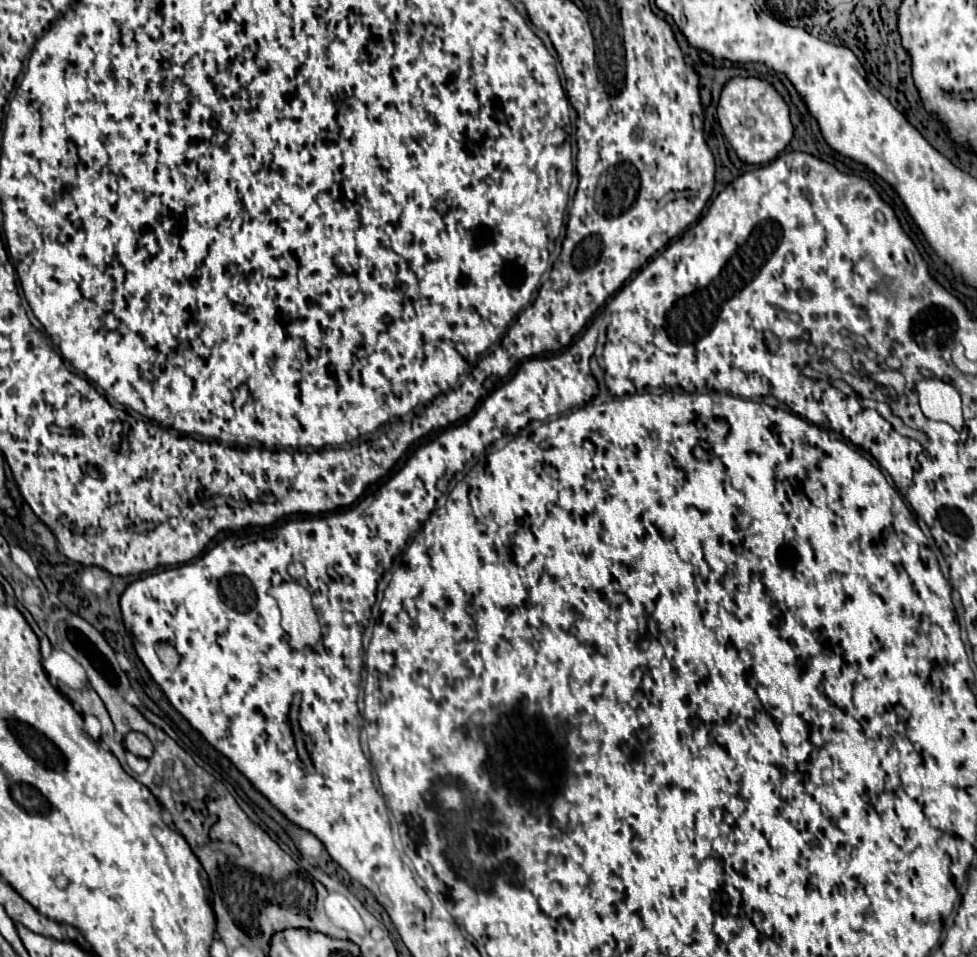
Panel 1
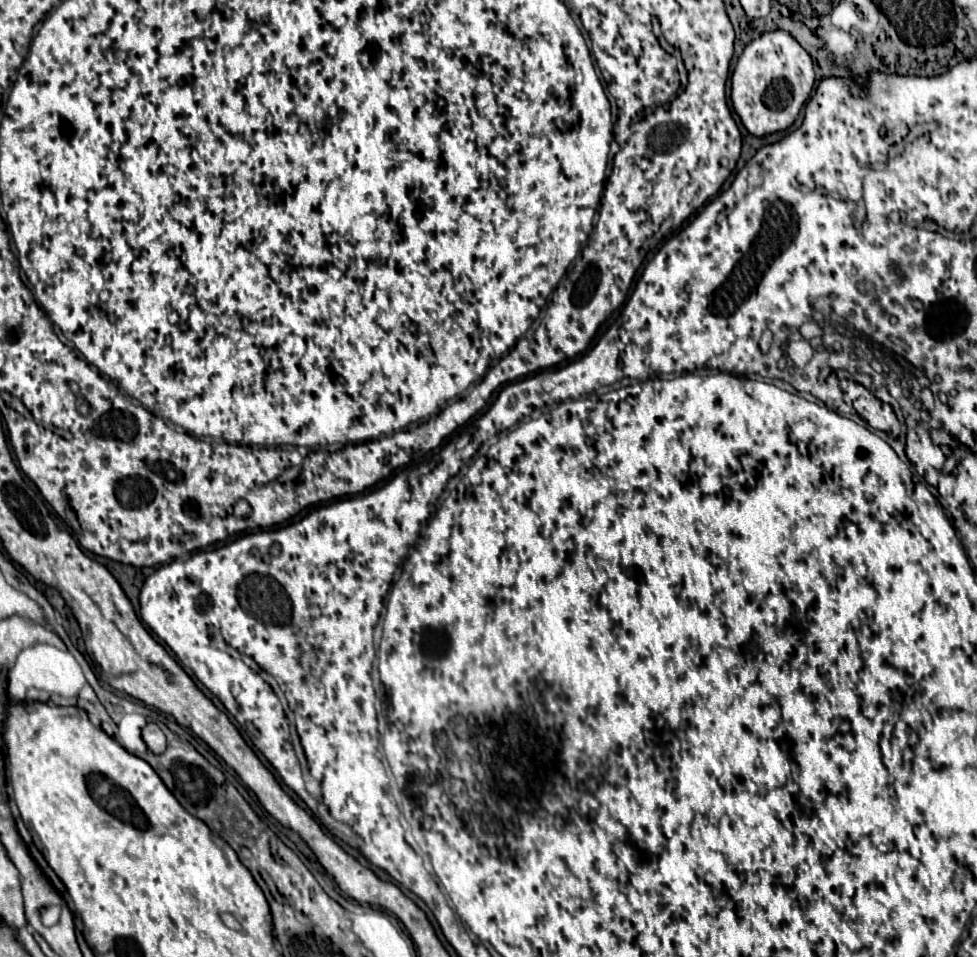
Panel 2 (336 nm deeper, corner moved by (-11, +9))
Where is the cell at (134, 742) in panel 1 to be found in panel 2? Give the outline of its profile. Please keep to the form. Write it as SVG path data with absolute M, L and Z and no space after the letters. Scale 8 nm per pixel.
M146 724L142 728L142 738L144 738L146 746L154 754L162 754L166 750L166 736L164 736L164 732L156 724Z

